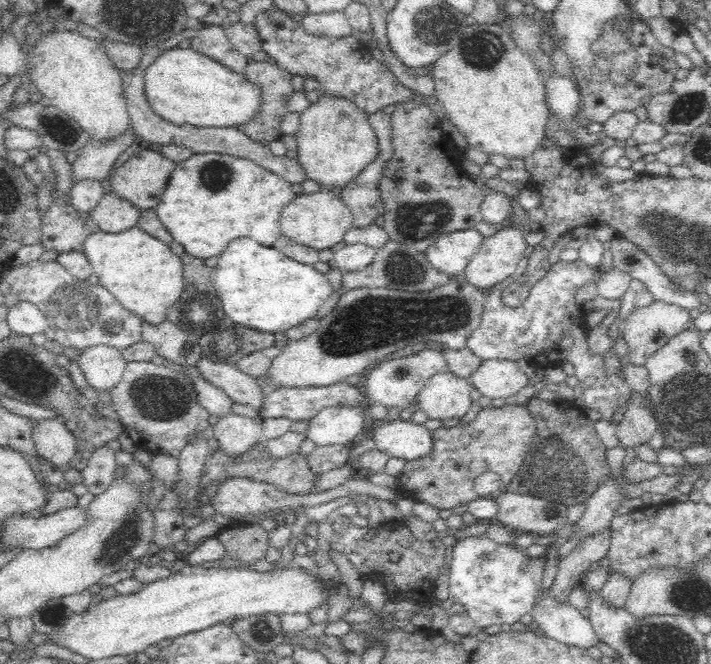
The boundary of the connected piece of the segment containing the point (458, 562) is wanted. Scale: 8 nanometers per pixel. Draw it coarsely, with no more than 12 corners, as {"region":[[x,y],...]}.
{"region":[[485,534],[452,552],[449,599],[478,628],[532,612],[545,558]]}

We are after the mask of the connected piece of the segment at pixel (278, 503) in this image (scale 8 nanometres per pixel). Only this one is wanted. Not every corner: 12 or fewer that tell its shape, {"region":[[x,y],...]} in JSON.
{"region":[[246,478],[222,481],[210,505],[234,519],[284,509],[287,493]]}

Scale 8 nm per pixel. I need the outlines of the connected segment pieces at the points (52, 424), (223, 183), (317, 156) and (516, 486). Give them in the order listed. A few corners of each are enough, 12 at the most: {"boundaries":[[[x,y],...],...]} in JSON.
{"boundaries":[[[56,419],[33,420],[37,454],[69,466],[73,434]],[[248,158],[176,164],[155,210],[188,255],[272,247],[297,195]],[[322,94],[299,117],[297,162],[342,190],[378,156],[369,115]],[[532,396],[536,436],[505,491],[568,508],[611,474],[579,404]]]}

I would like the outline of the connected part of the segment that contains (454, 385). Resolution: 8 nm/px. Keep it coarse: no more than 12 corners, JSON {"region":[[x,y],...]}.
{"region":[[436,373],[418,393],[428,418],[461,419],[471,410],[468,379]]}

